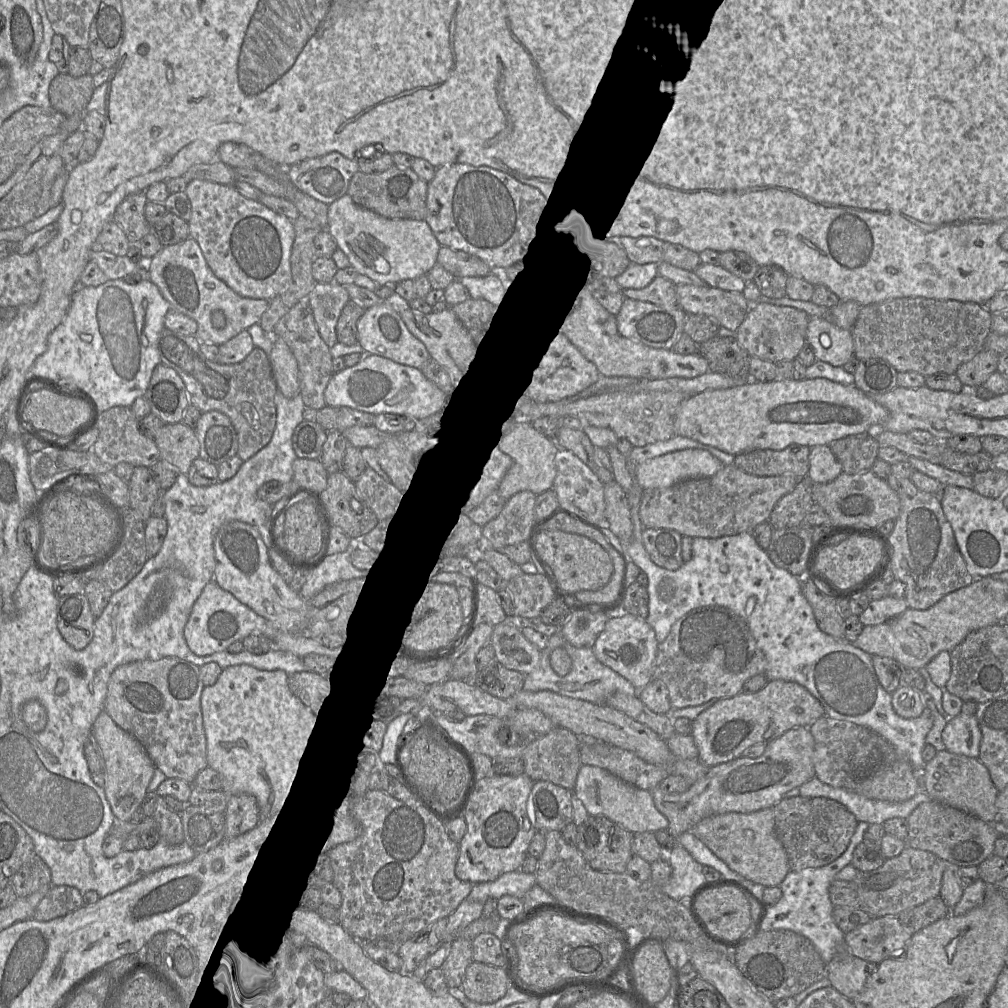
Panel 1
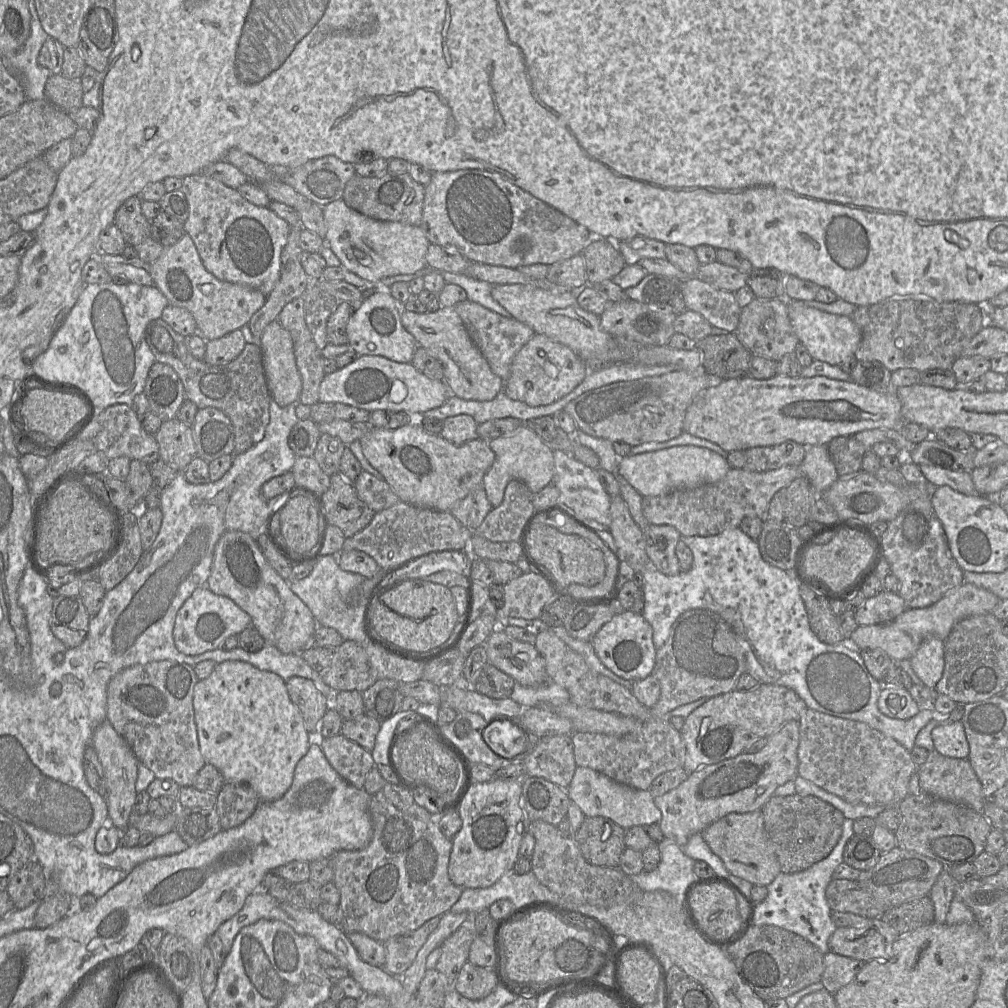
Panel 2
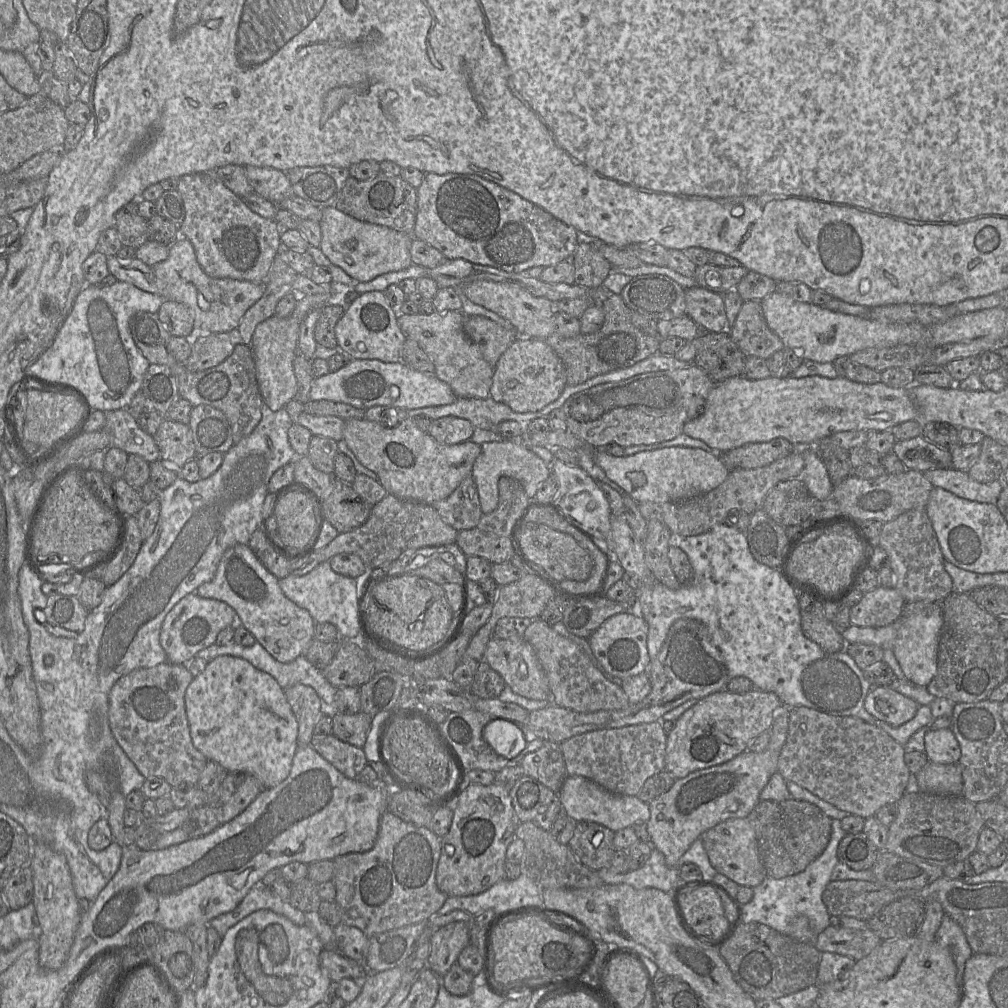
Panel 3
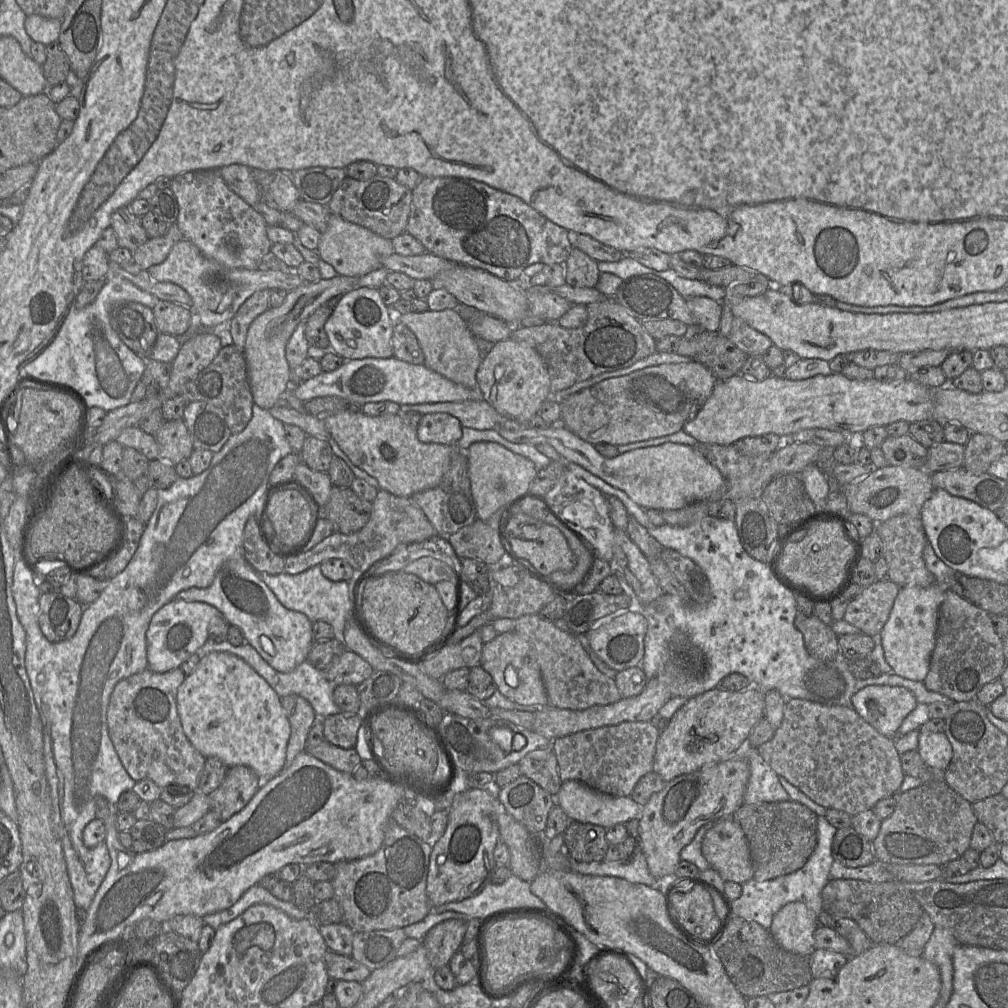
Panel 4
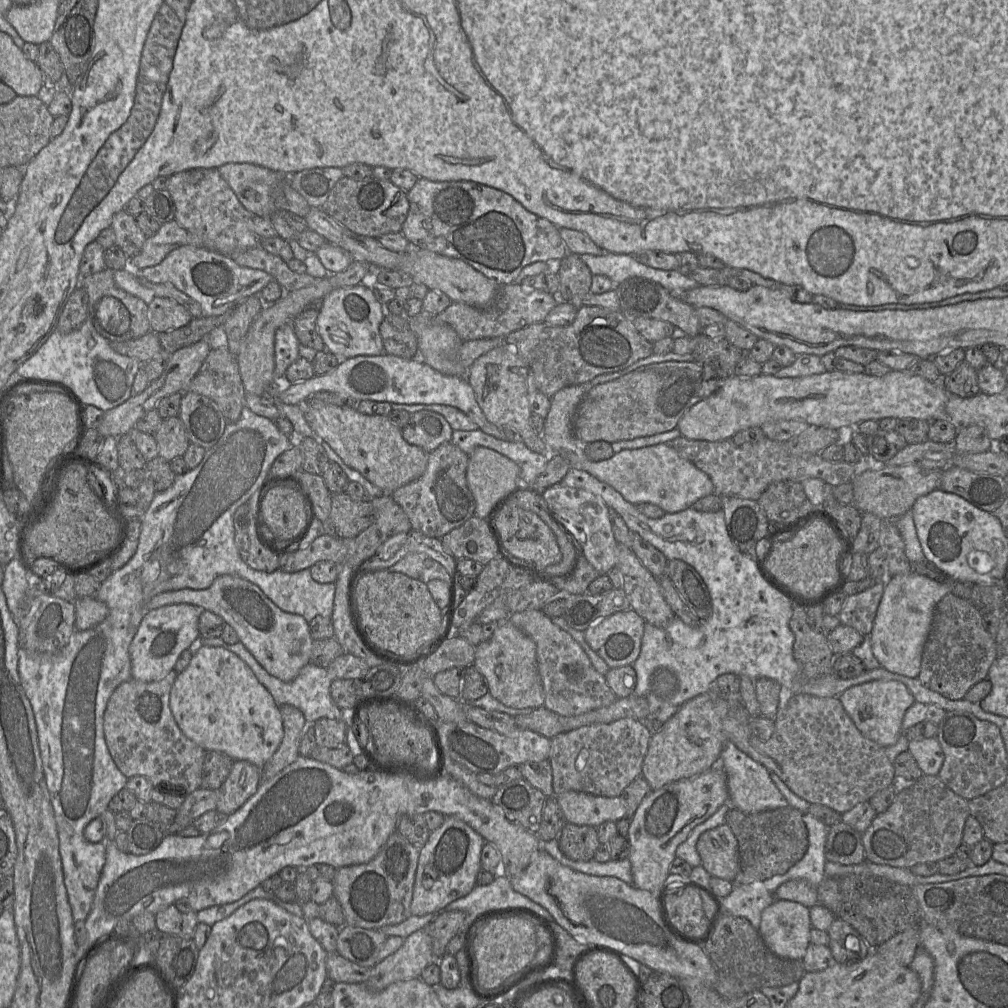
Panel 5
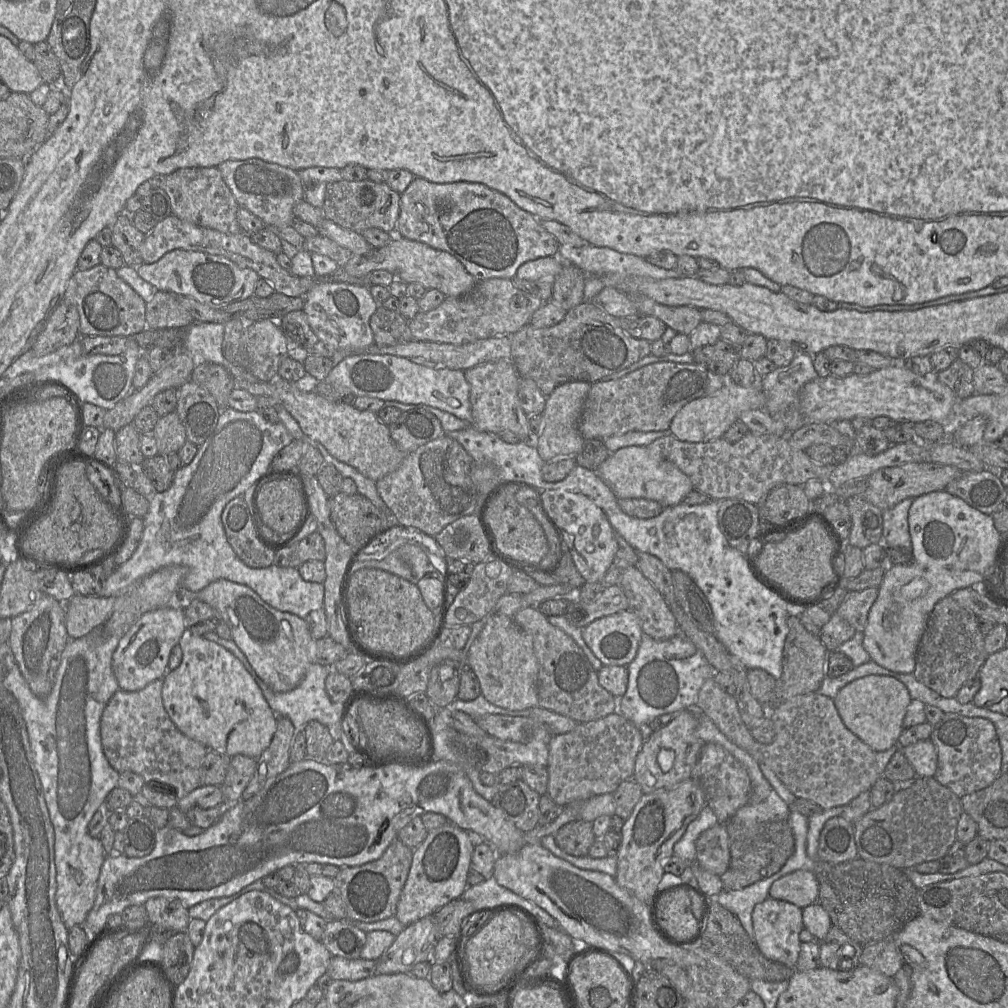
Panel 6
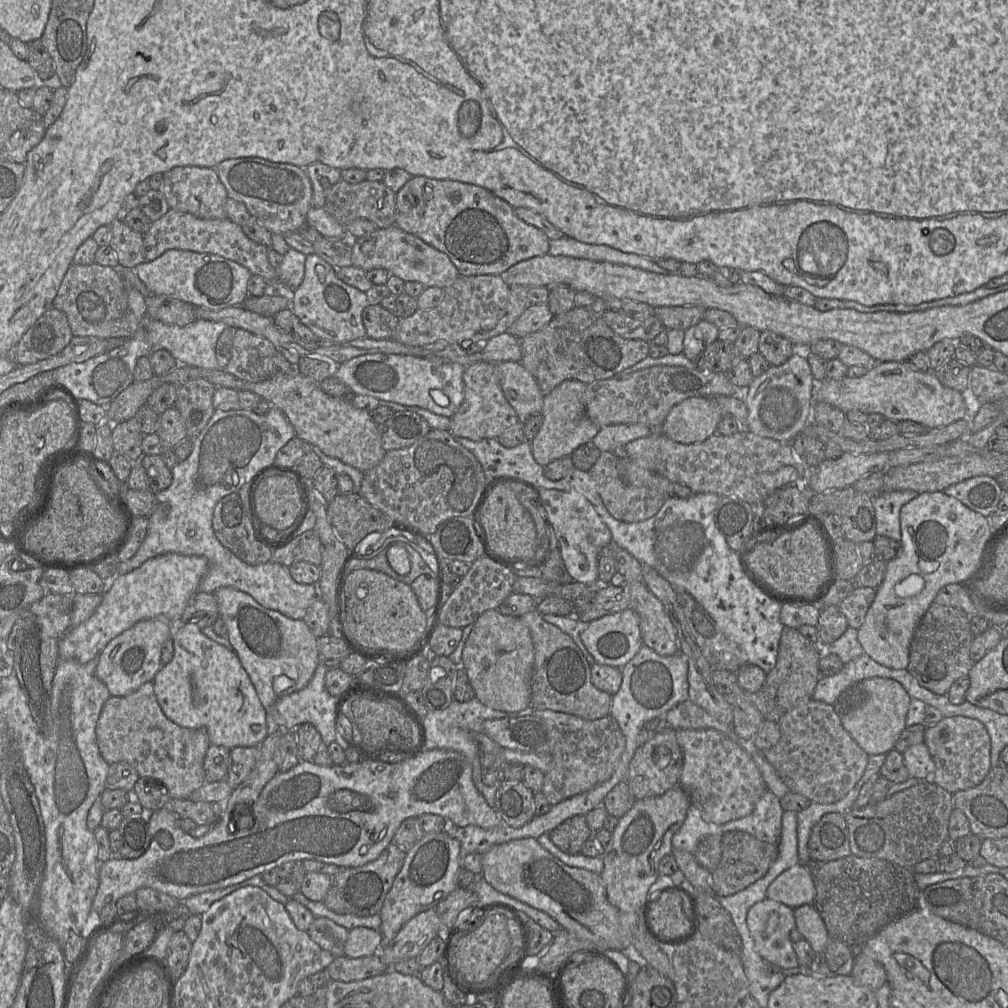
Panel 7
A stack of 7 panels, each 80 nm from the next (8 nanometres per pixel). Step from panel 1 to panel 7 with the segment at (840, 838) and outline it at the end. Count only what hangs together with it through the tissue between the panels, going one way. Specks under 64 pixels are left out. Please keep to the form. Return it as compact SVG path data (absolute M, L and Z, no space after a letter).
M742 831L726 832L721 838L722 855L719 865L711 872L711 892L715 896L733 895L765 876L778 857L778 842L761 841Z

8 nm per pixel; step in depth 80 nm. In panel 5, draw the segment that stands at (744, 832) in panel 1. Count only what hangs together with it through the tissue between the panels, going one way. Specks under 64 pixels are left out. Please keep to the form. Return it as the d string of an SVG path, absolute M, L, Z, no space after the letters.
M726 824L705 831L696 844L701 866L712 876L733 881L740 870L737 839Z

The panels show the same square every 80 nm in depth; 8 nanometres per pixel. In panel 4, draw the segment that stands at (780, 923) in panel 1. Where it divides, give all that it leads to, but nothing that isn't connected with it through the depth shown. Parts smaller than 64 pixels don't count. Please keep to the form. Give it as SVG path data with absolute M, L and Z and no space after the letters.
M824 816L817 819L817 846L807 861L799 870L773 879L757 882L752 879L742 884L742 894L732 901L734 915L746 920L753 920L764 928L769 929L773 916L784 905L790 902L803 902L811 909L816 917L824 910L821 893L829 879L830 868L834 862L832 843L837 828L832 826Z

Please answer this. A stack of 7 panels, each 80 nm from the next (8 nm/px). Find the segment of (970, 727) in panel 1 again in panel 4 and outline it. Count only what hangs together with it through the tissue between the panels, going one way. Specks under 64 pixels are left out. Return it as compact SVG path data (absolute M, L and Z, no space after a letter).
M921 732L917 752L926 766L945 771L953 757L952 745L944 732Z

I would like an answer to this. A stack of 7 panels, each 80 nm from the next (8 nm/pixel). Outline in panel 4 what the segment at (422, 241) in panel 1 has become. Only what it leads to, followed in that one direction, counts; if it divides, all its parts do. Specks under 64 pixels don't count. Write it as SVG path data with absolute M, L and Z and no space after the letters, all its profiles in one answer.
M330 214L327 227L322 232L317 252L322 260L333 266L338 275L362 277L383 267L383 261L395 253L392 240L384 238L371 230L345 221Z

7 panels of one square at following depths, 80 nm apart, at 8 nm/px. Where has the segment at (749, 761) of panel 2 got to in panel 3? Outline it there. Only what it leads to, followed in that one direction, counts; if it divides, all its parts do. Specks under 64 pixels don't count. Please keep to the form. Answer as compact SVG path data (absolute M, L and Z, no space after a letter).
M783 706L775 714L771 740L764 750L746 750L727 762L694 771L677 779L667 792L649 802L650 818L646 825L650 841L654 849L664 855L668 866L679 868L682 855L707 830L731 818L745 818L755 808L761 791L777 772L778 759L788 735L789 709Z

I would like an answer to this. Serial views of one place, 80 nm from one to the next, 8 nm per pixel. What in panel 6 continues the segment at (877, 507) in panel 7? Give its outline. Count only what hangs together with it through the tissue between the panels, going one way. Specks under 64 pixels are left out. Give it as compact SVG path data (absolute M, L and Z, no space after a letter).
M904 499L894 507L882 511L883 531L881 543L884 549L895 547L912 550L908 512L914 499Z

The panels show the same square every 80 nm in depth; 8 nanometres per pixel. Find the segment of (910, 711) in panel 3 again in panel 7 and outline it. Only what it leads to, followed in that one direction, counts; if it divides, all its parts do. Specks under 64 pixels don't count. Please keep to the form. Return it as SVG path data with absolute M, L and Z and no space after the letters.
M869 678L854 687L862 693L855 702L854 690L845 690L841 694L842 704L846 709L840 711L842 726L869 756L887 754L894 748L898 736L906 728L905 720L911 698L899 682L889 678Z

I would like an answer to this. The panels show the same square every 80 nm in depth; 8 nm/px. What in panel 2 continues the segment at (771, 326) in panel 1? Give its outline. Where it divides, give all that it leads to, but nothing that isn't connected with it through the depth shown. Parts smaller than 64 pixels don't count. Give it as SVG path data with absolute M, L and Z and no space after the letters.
M754 298L742 308L738 326L733 333L752 356L760 356L774 361L786 354L793 353L800 344L788 316L786 299Z

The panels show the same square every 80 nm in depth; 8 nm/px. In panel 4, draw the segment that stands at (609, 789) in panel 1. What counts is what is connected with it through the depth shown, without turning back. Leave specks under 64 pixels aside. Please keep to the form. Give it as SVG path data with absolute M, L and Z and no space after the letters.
M575 780L563 782L554 797L571 820L605 829L639 819L643 811L643 806L630 796L616 797L598 792Z

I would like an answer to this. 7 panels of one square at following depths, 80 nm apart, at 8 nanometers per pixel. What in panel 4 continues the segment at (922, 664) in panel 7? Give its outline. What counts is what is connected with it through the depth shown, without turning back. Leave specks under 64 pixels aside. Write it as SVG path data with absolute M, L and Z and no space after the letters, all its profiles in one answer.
M947 590L939 608L929 672L923 682L926 688L949 697L955 703L977 700L982 687L998 680L1006 665L1003 639L997 634L990 614L954 591Z

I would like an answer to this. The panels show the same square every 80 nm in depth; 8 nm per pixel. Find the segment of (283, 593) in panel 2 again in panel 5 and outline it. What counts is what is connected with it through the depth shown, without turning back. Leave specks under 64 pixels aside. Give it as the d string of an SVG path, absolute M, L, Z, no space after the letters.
M222 575L207 589L182 589L157 594L147 603L147 612L172 604L190 604L220 616L225 624L234 629L239 642L257 662L283 682L294 680L300 670L311 662L313 639L308 622L300 615L282 611L258 586L245 579Z

